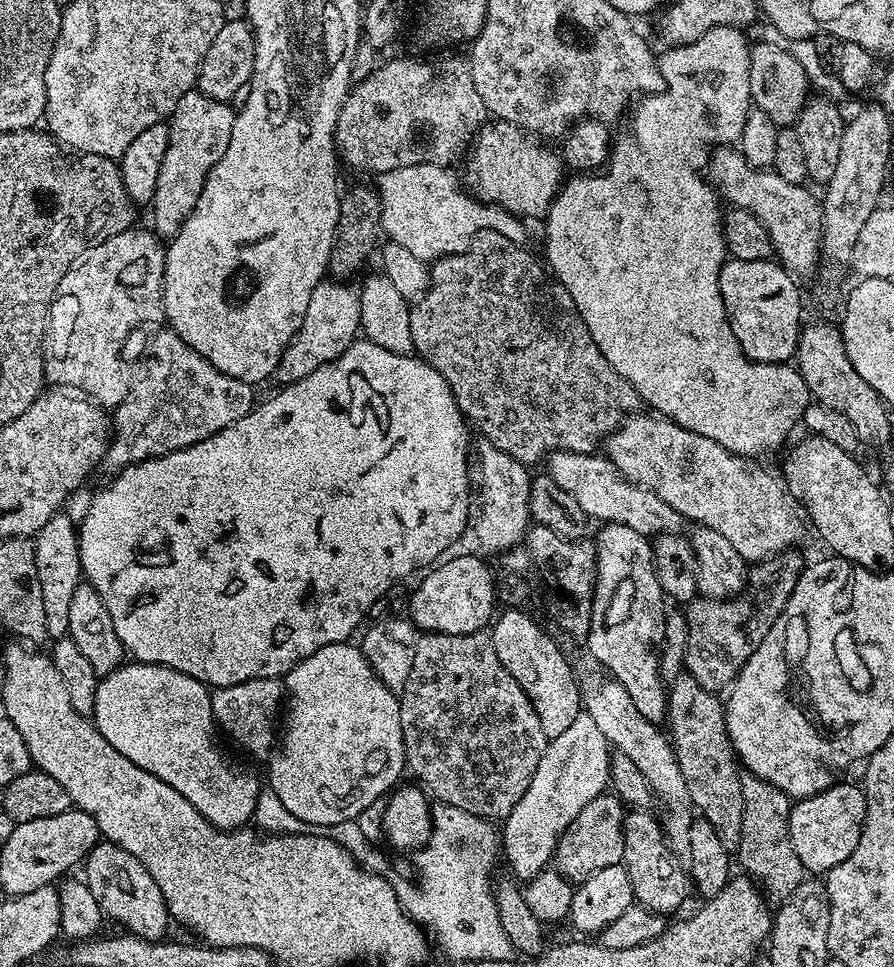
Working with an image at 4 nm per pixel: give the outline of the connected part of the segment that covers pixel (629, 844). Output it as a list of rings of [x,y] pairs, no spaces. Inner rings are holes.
[[[632,810],[624,818],[624,858],[623,865],[630,878],[635,903],[641,904],[659,916],[667,917],[668,912],[676,912],[684,904],[690,892],[690,876],[681,857],[672,850],[664,835],[661,823],[648,810]]]

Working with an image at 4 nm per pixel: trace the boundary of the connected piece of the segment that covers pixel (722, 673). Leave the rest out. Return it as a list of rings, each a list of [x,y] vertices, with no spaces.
[[[796,550],[777,552],[767,560],[757,560],[747,569],[743,591],[735,598],[716,599],[697,595],[686,605],[684,618],[688,623],[683,671],[693,676],[708,692],[723,693],[736,679],[742,666],[754,654],[778,614],[786,606],[806,560]]]

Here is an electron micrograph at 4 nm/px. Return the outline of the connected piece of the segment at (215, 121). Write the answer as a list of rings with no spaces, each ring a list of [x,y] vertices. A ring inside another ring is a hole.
[[[198,90],[178,98],[178,106],[174,106],[172,115],[166,121],[170,130],[170,146],[166,146],[162,170],[158,170],[158,186],[150,205],[150,228],[161,241],[171,241],[173,236],[180,233],[202,194],[210,170],[220,161],[222,154],[226,154],[226,146],[230,146],[230,130],[234,130],[236,117],[232,107],[231,103],[206,98],[206,94]]]

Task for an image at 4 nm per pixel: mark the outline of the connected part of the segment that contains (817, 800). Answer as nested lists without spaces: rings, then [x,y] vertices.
[[[837,782],[805,800],[796,800],[792,805],[788,815],[790,846],[794,846],[794,854],[798,854],[798,862],[802,862],[805,873],[828,873],[834,866],[846,862],[846,858],[854,854],[854,846],[858,846],[866,814],[864,789],[859,783],[844,783]]]

